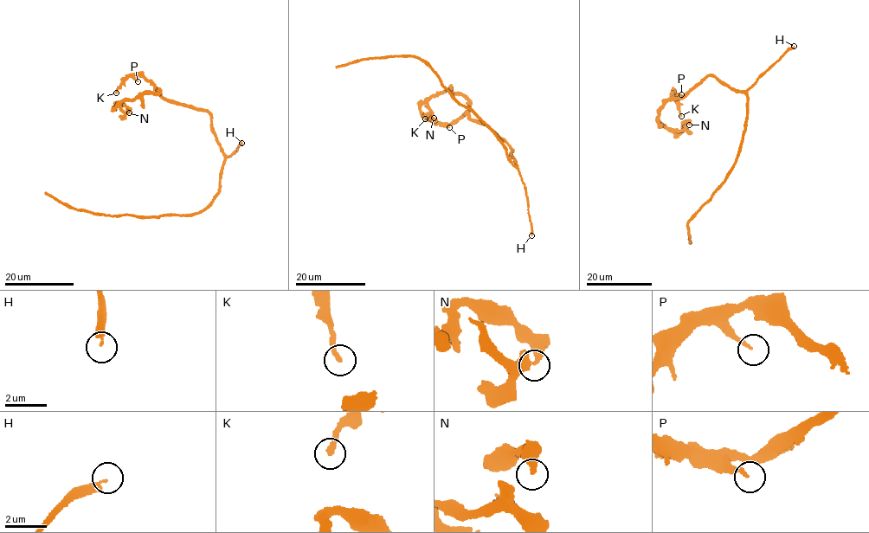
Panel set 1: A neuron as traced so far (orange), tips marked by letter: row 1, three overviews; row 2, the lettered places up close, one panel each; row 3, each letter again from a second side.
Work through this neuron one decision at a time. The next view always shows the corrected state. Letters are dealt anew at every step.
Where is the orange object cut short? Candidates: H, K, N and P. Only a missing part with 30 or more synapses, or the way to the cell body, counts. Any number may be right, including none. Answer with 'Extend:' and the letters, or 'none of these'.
Extend: H

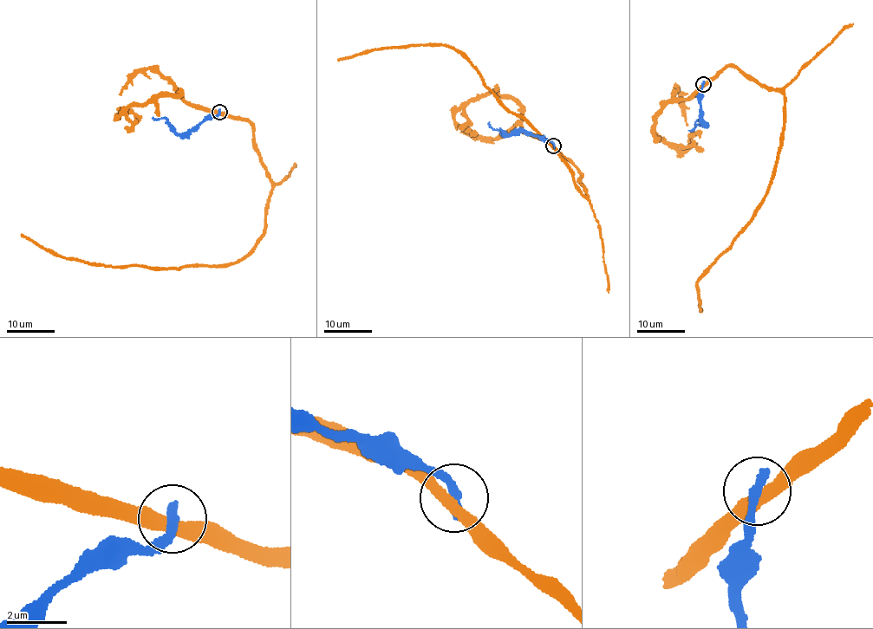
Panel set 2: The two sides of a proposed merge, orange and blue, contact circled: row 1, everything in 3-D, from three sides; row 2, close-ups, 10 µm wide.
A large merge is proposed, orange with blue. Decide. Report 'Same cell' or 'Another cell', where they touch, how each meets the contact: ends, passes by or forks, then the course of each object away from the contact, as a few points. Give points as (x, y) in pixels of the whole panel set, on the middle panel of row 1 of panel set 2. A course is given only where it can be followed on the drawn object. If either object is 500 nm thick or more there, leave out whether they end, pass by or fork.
Another cell. Place: (553, 145). At the ring orange passes by. At the ring blue ends. Course of orange: (553, 145), (576, 167), (585, 196), (554, 148), (501, 103), (466, 60), (445, 45), (390, 47), (338, 60). Course of blue: (553, 145), (549, 141), (522, 132), (507, 136), (490, 126), (489, 121)

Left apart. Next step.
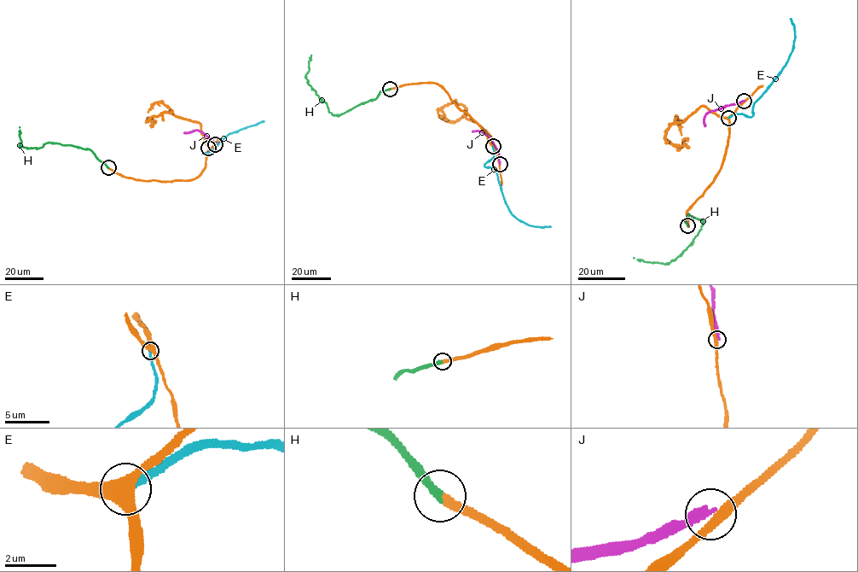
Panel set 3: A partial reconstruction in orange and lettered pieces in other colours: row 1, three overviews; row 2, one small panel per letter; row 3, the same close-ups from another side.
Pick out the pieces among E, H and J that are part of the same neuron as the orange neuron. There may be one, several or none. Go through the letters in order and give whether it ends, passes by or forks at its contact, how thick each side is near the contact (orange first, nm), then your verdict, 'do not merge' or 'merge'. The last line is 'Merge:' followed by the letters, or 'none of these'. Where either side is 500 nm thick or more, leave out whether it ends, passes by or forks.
E: it ends; calibres 420 and 280 nm; do not merge
H: it ends; calibres 320 and 320 nm; merge
J: it ends; calibres 300 and 320 nm; do not merge
Merge: H

